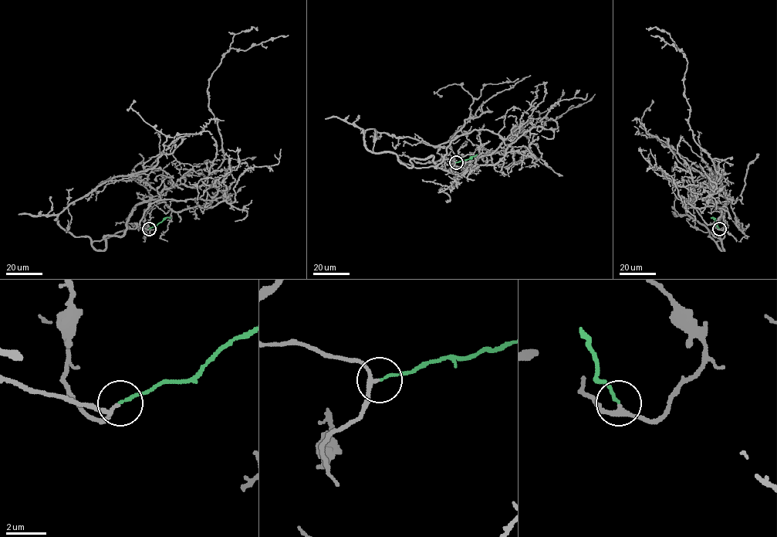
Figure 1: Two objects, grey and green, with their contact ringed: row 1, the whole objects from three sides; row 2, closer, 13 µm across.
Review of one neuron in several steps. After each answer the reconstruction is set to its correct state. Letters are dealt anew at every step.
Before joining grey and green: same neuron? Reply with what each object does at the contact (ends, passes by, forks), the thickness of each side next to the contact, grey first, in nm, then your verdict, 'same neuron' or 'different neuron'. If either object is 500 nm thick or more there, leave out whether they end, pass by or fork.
grey passes by; green ends there; 170 nm thick on the grey side, 120 nm on the other; same neuron

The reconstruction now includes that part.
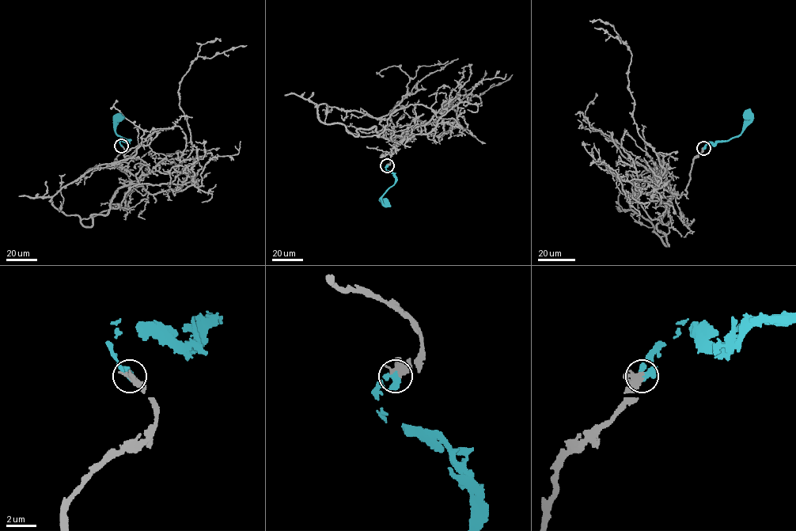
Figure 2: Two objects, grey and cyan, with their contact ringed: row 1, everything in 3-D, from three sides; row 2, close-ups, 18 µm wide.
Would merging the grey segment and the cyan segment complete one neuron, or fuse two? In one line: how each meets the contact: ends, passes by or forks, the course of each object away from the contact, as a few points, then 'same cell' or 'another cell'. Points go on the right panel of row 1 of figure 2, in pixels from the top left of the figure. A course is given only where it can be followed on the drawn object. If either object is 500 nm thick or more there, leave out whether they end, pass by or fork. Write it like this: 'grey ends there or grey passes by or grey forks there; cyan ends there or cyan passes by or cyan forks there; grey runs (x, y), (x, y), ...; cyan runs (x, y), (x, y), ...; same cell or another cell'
grey passes by; cyan passes by; grey runs (703, 148), (687, 193), (657, 180), (668, 164), (664, 156), (659, 163), (634, 122), (631, 51), (594, 28); cyan runs (703, 148), (709, 142), (714, 144), (737, 136), (744, 127), (748, 115); same cell

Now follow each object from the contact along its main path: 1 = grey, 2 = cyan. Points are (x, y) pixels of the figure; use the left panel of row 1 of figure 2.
1: (122, 146), (115, 163), (130, 184), (179, 152), (185, 160), (192, 144), (182, 77), (198, 56), (246, 45)
2: (122, 146), (121, 141), (127, 142), (129, 140), (115, 133), (115, 117), (119, 117)

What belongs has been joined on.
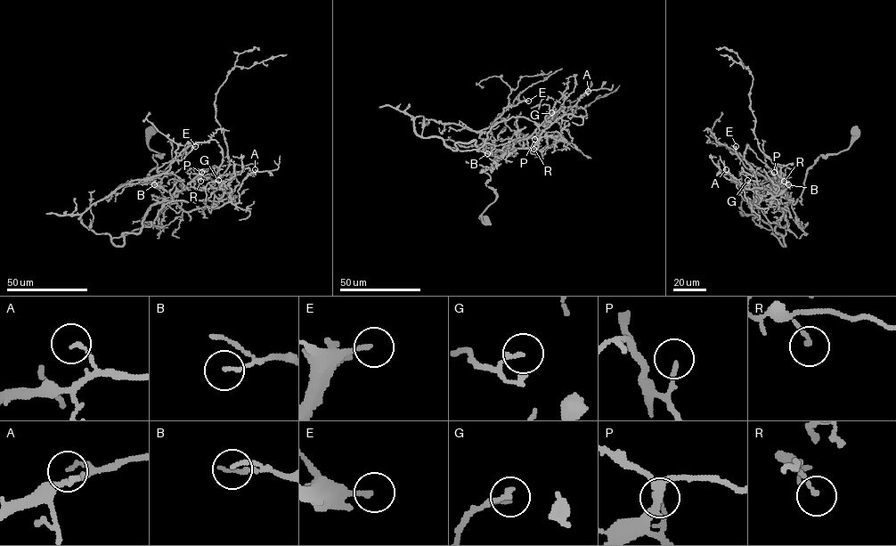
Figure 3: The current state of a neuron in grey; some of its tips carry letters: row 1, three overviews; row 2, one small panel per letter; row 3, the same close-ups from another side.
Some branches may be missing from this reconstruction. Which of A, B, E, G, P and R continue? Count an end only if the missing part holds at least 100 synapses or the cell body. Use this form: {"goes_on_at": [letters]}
{"goes_on_at": ["E"]}

